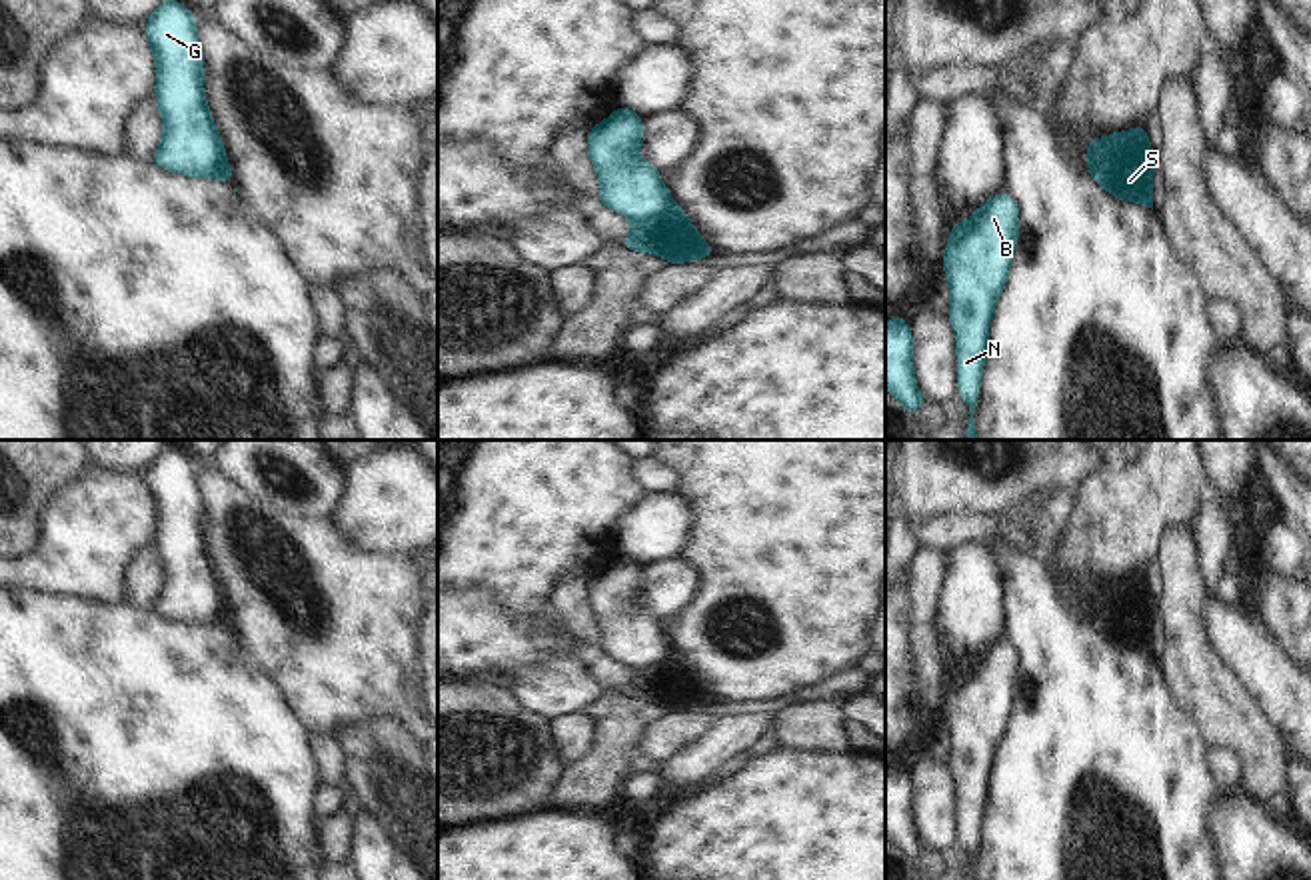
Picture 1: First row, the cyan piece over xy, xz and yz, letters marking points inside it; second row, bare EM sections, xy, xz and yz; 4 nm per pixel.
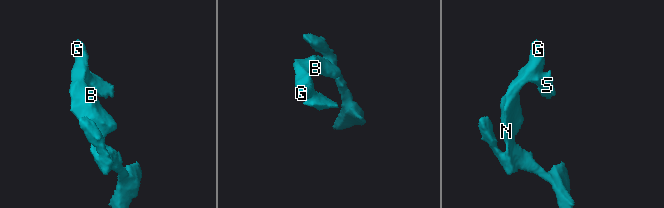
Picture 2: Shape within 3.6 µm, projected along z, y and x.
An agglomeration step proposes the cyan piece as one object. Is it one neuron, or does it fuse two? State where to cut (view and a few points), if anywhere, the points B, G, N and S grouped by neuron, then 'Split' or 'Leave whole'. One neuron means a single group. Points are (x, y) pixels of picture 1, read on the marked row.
Split along xz (670, 198), (650, 222), (632, 220). Groups: B G N / S. Split.

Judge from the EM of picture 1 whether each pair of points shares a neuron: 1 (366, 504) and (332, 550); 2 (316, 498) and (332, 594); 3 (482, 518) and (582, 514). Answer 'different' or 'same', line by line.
1: different
2: different
3: same

